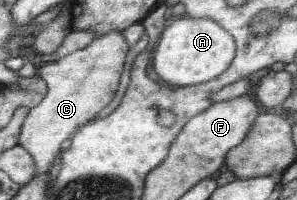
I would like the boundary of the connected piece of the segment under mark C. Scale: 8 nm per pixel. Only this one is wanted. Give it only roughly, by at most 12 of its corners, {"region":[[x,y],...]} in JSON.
{"region":[[114,29],[39,64],[48,94],[18,141],[49,171],[114,99],[129,49]]}

